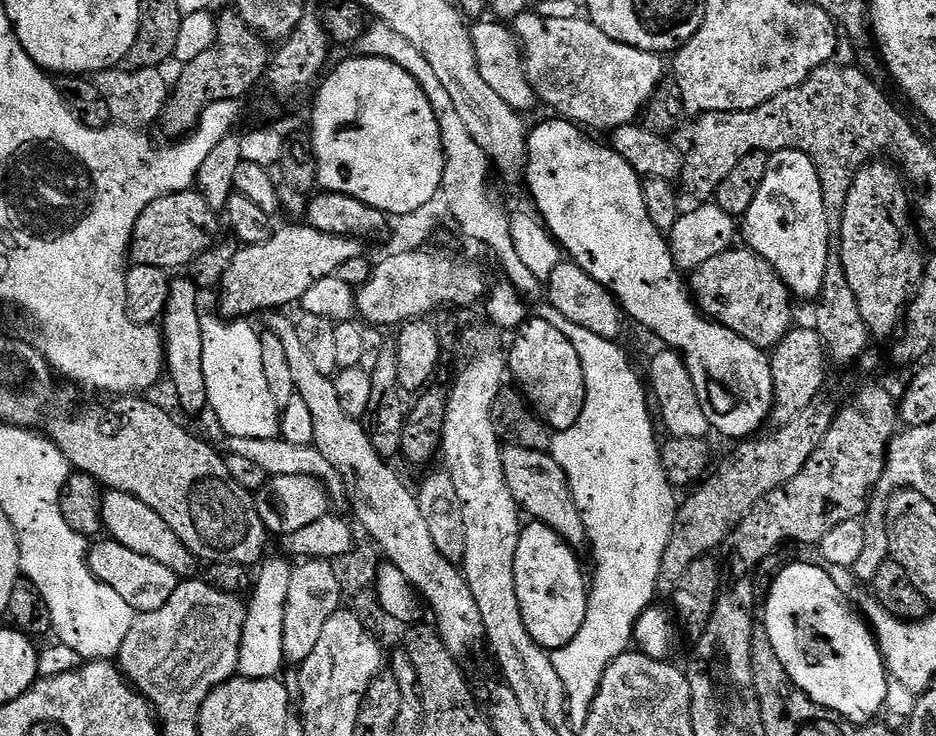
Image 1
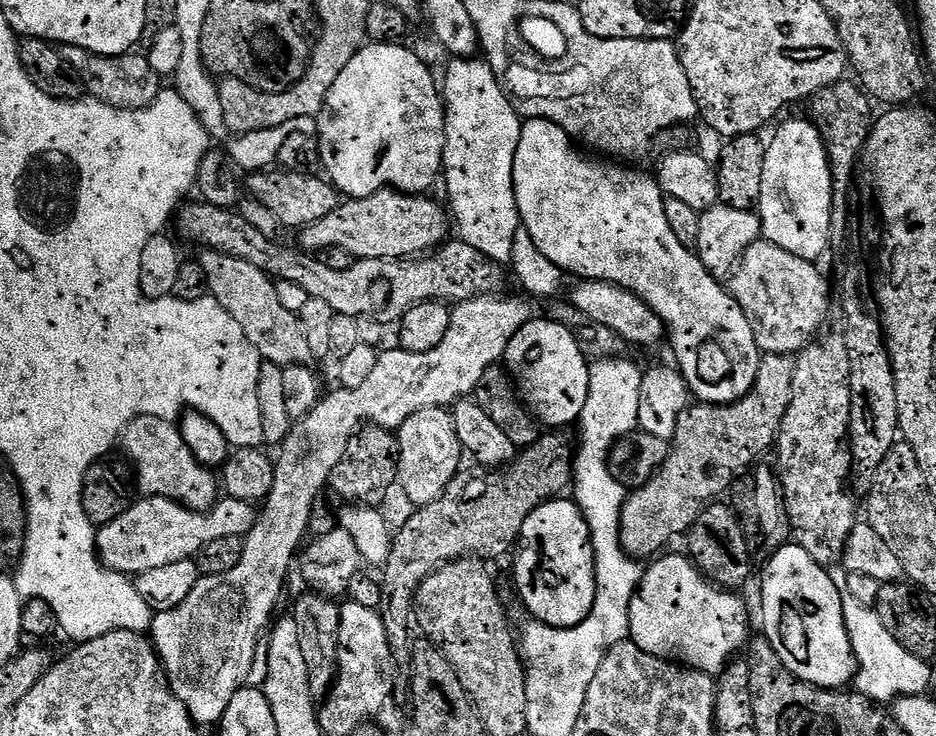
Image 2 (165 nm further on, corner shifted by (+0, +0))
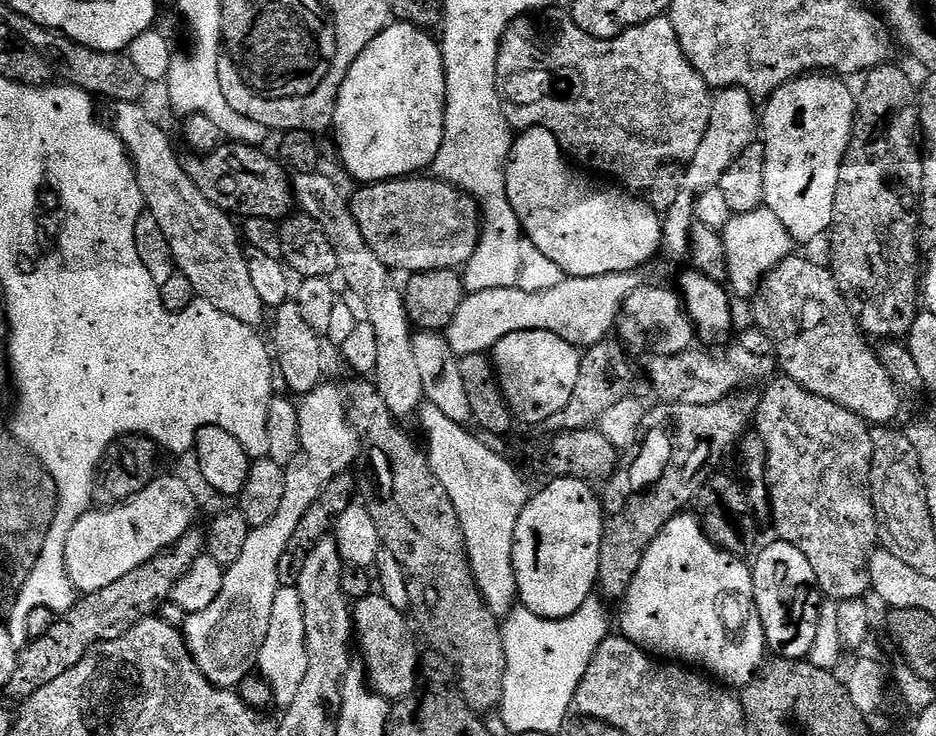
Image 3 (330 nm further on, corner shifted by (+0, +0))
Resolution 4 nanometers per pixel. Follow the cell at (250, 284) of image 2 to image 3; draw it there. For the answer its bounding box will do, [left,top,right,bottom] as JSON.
[110,102,266,327]

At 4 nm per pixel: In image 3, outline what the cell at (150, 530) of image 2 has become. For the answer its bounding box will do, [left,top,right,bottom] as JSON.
[65,475,196,594]

